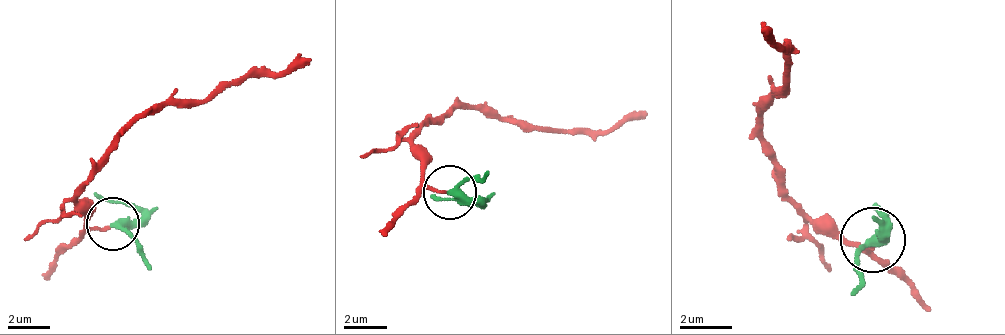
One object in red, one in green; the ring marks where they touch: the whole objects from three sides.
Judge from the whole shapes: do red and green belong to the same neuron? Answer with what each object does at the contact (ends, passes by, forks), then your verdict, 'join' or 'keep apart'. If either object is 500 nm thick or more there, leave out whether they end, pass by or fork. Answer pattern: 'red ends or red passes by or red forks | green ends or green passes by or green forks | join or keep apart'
red ends | green passes by | join

